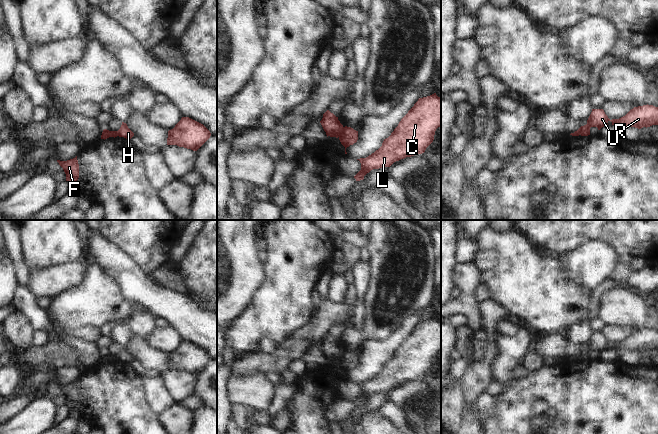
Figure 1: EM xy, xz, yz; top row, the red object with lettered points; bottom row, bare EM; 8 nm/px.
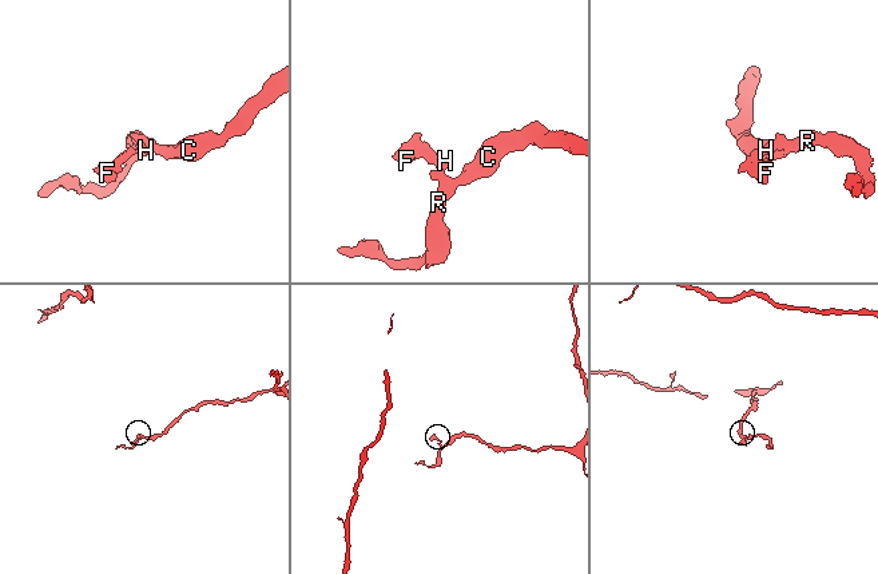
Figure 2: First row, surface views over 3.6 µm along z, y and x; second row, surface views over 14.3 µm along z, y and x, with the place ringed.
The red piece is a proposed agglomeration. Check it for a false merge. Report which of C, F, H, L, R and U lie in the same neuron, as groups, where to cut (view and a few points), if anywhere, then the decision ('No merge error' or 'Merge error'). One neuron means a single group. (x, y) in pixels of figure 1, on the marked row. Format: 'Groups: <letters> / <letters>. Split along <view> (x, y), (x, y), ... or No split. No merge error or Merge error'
Groups: C H L R U / F. Split along xz (344, 127), (339, 137). Merge error

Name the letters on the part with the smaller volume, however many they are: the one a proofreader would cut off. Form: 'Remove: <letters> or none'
Remove: F

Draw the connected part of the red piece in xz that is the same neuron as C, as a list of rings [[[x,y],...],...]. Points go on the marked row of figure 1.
[[[436,93],[419,98],[378,150],[366,158],[357,159],[361,170],[354,178],[363,180],[373,169],[390,167],[396,161],[424,153],[440,126],[441,98]]]

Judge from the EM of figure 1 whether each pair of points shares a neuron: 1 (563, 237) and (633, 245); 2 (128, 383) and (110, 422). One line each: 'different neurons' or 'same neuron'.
1: same neuron
2: same neuron

